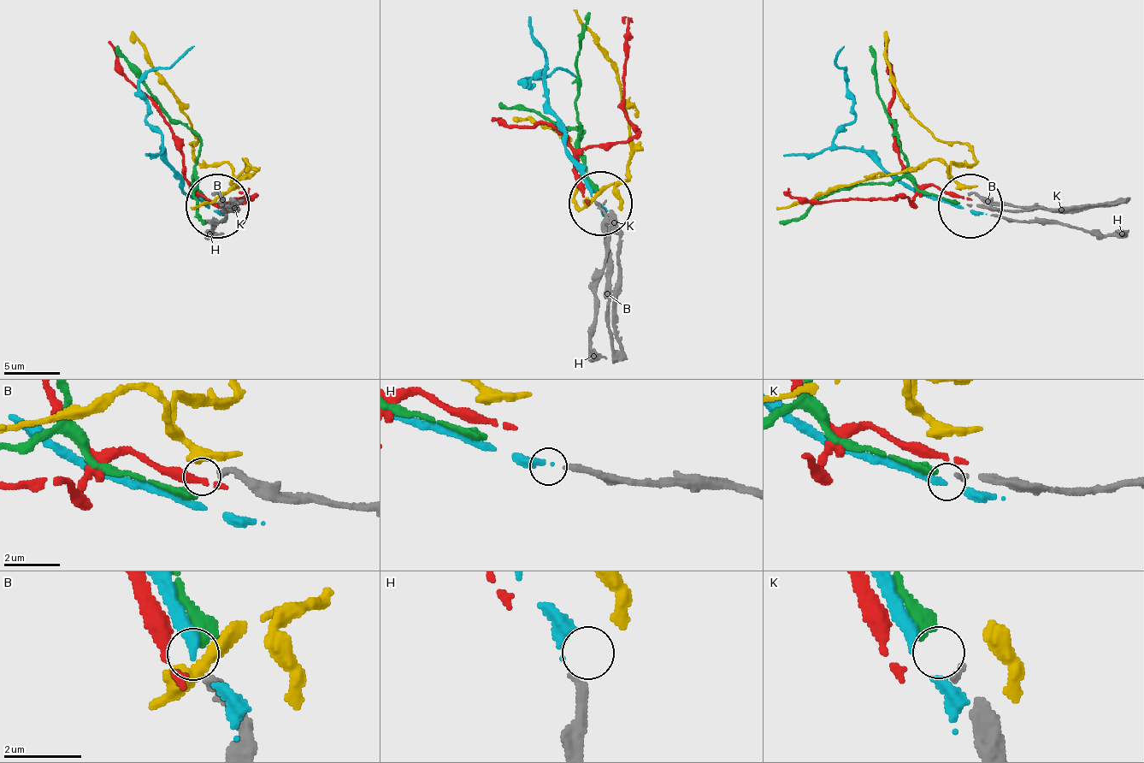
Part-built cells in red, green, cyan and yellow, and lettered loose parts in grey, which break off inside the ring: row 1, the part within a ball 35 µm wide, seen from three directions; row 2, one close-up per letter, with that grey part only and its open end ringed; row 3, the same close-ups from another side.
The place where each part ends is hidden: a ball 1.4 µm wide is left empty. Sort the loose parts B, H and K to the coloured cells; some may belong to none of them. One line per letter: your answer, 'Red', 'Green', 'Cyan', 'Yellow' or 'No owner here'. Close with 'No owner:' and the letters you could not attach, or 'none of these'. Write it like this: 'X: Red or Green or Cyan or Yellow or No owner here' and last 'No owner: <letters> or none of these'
B: No owner here
H: Cyan
K: Green
No owner: B

